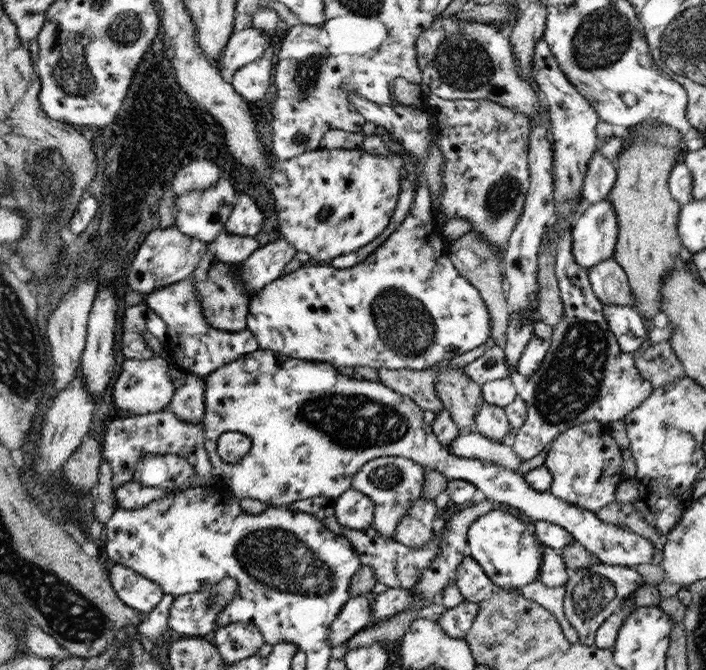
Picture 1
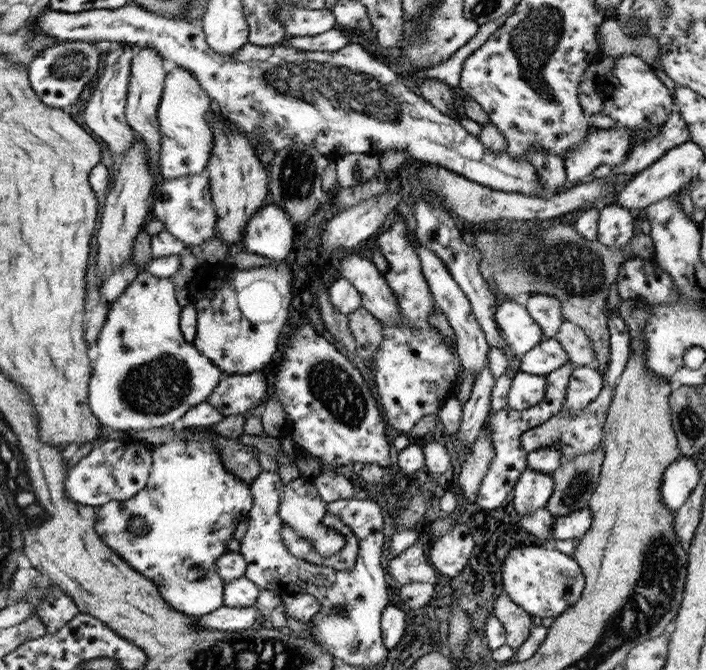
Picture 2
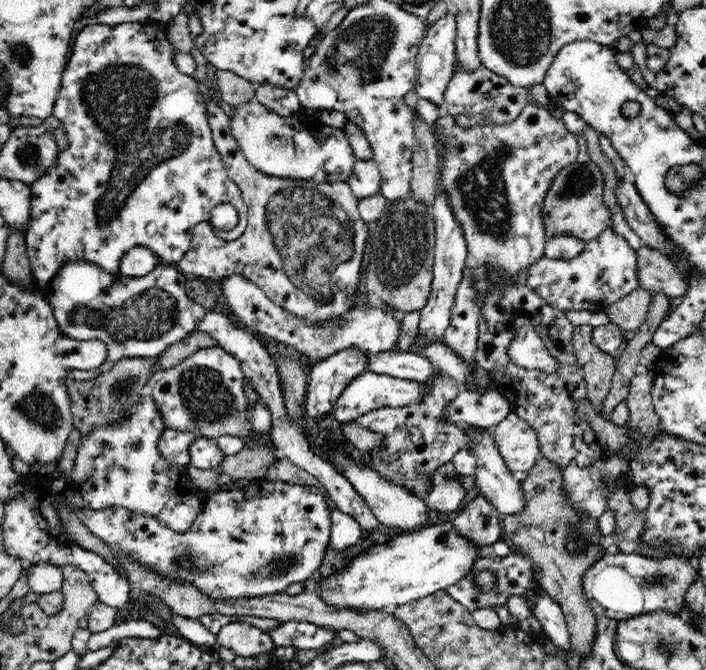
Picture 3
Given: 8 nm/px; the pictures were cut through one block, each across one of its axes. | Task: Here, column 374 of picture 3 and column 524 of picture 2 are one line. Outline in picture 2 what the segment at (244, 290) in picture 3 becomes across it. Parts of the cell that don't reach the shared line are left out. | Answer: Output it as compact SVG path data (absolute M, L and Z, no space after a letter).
M501 299L495 318L502 339L508 341L508 347L517 358L545 340L542 328L534 322L524 304L517 300Z

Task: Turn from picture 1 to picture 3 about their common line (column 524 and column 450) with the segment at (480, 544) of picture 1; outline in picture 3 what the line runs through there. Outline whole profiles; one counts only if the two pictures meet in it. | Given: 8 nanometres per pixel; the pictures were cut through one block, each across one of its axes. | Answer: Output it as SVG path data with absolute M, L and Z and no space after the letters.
M437 521L422 529L408 531L392 538L389 543L378 544L368 552L358 552L354 560L333 575L319 581L317 592L320 598L330 606L347 608L348 610L383 610L393 609L412 600L420 600L438 590L445 590L447 586L456 584L471 568L473 562L490 553L489 549L482 549L474 545L470 539L460 534L453 523Z

